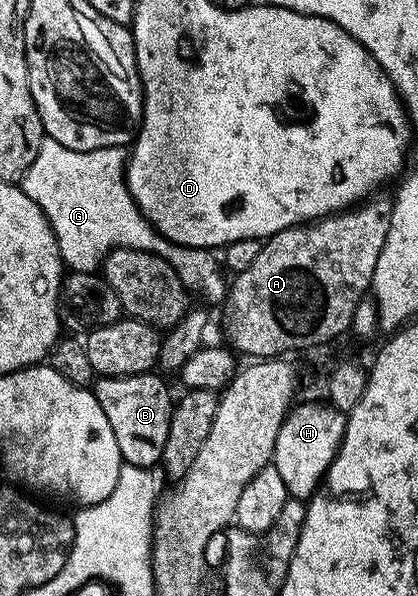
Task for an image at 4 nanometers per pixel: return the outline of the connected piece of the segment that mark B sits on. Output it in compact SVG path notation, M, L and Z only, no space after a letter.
M154 371L143 372L140 376L105 376L96 379L93 391L97 402L101 402L101 410L105 410L105 418L109 418L109 426L113 426L113 434L117 437L117 450L121 450L124 464L154 469L163 459L165 438L169 438L169 418L173 407L173 396L167 393L167 384L162 375L155 376Z

